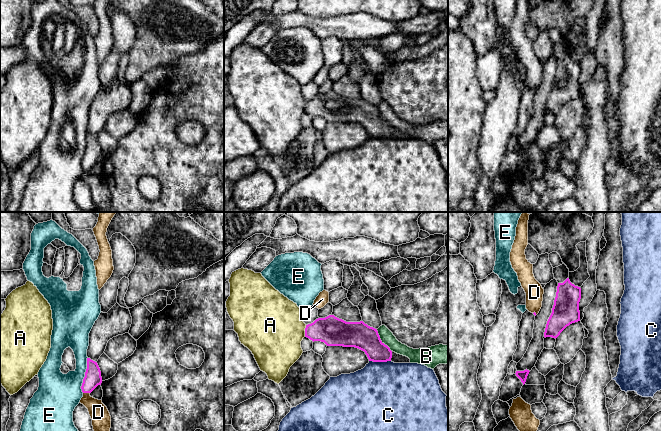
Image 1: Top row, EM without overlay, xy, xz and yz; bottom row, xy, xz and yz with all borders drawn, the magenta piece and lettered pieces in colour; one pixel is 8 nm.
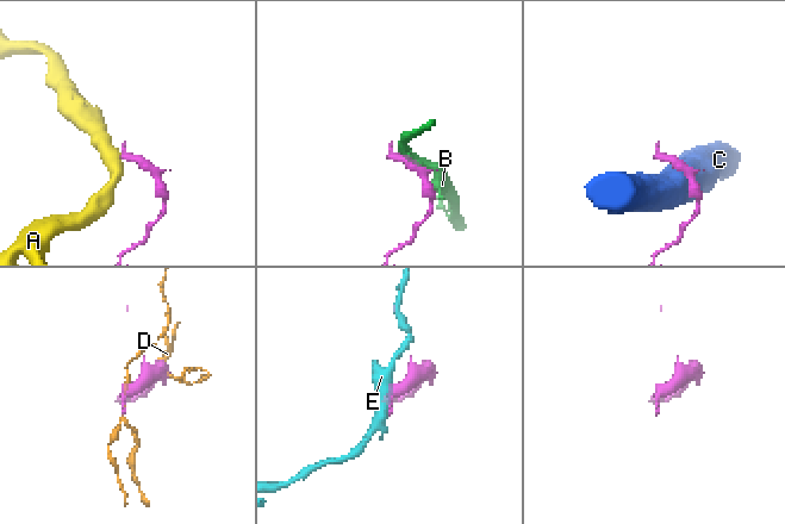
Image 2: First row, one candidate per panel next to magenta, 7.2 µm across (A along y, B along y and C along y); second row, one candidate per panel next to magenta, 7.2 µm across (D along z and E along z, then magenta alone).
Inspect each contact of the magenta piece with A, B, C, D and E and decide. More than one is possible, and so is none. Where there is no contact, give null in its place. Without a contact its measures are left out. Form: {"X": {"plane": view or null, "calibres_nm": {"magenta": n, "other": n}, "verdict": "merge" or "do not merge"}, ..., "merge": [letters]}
{"A": {"plane": "xz", "calibres_nm": {"magenta": 220, "other": 480}, "verdict": "do not merge"}, "B": {"plane": "xz", "calibres_nm": {"magenta": 200, "other": 110}, "verdict": "do not merge"}, "C": {"plane": "xz", "calibres_nm": {"magenta": 200, "other": 500}, "verdict": "do not merge"}, "D": {"plane": "xy", "calibres_nm": {"magenta": 140, "other": 160}, "verdict": "merge"}, "E": {"plane": "xy", "calibres_nm": {"magenta": 140, "other": 320}, "verdict": "do not merge"}, "merge": ["D"]}

